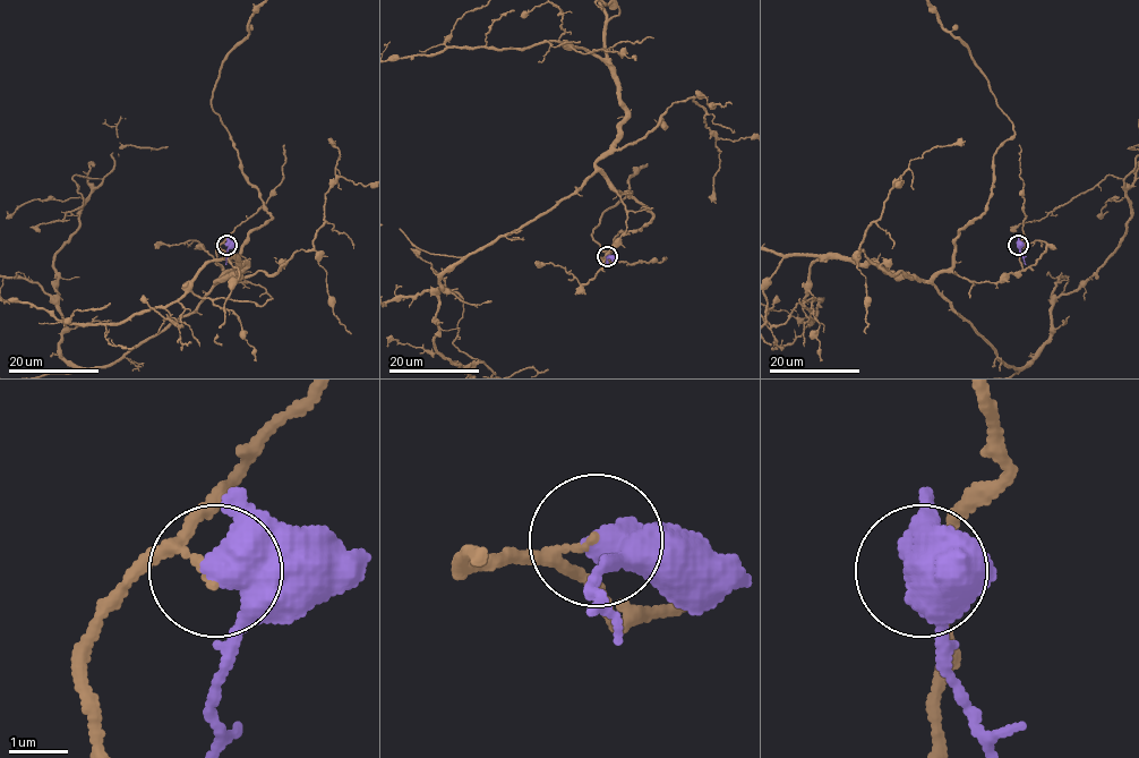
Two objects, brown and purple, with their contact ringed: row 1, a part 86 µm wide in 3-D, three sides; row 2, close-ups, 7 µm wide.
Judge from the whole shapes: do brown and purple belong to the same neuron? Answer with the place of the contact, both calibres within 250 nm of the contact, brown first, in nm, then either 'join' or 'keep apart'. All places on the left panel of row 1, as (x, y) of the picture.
(227, 245) | 120/650 nm | keep apart

